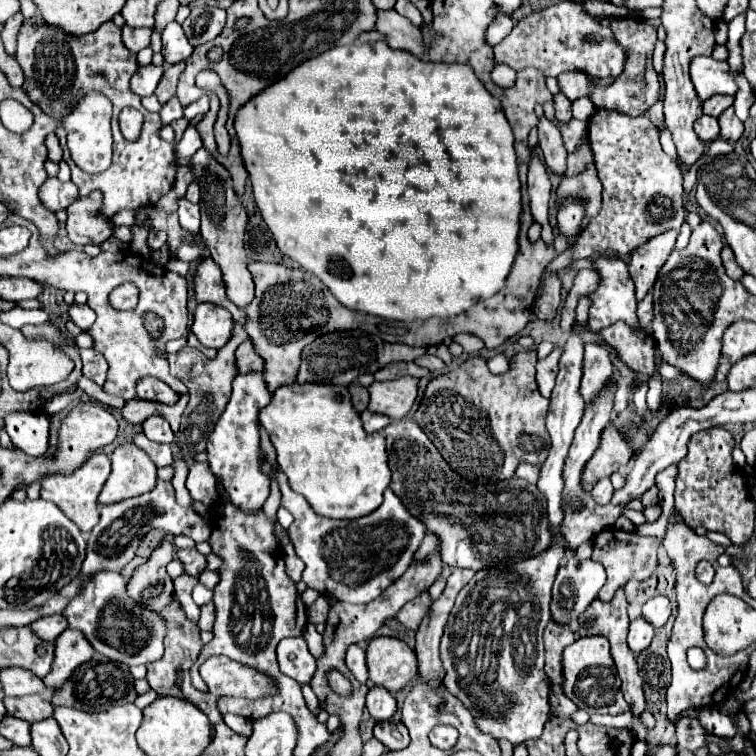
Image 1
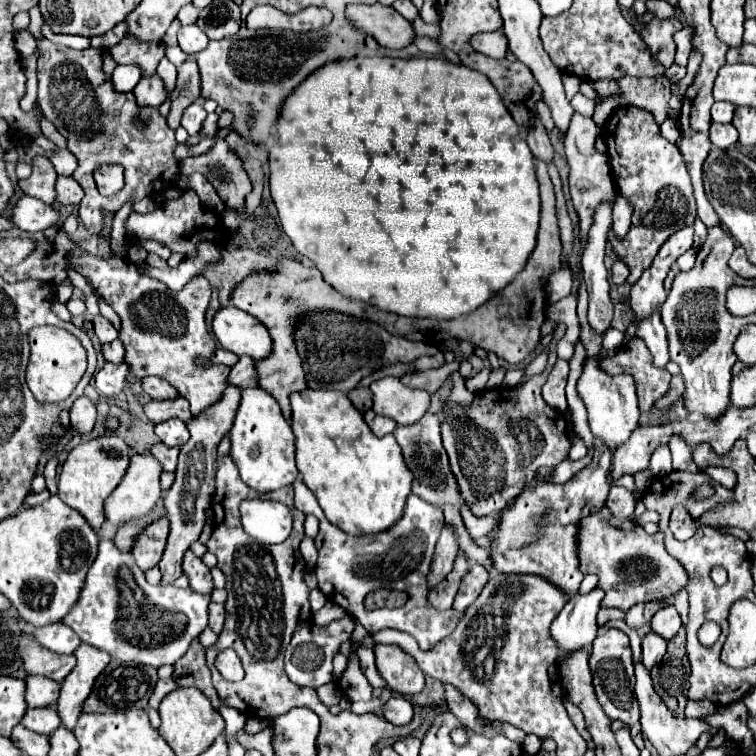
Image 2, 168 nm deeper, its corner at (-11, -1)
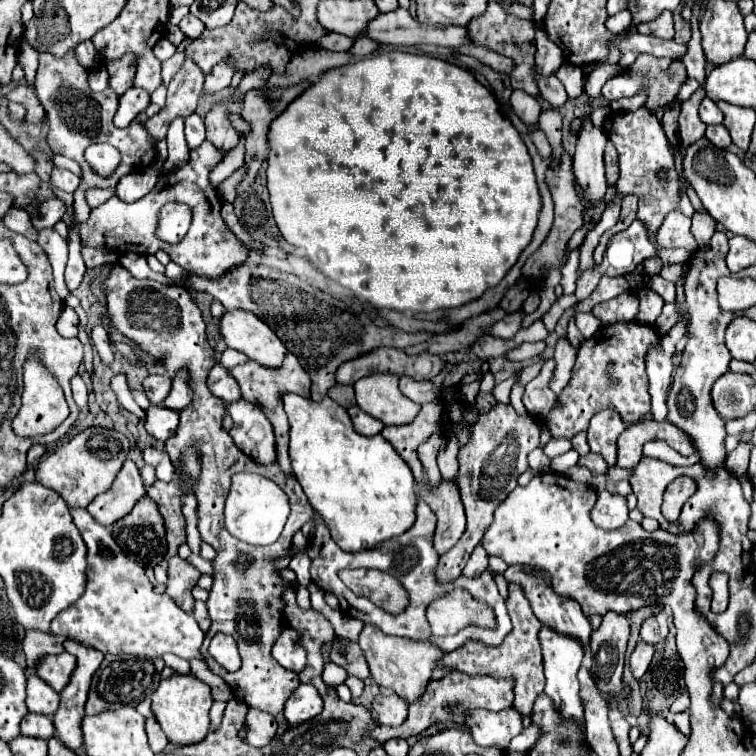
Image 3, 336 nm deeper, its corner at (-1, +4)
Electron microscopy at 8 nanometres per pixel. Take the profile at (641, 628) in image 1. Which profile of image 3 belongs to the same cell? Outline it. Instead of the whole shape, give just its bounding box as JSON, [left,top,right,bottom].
[630,640,654,680]

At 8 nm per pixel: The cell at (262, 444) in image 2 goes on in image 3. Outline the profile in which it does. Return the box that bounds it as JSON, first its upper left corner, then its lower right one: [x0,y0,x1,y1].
[228,398,276,466]

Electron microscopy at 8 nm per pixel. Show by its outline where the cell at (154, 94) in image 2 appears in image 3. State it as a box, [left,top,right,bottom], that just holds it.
[114,86,150,128]

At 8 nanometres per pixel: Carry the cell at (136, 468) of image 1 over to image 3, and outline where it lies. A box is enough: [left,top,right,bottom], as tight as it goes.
[86,460,146,526]

